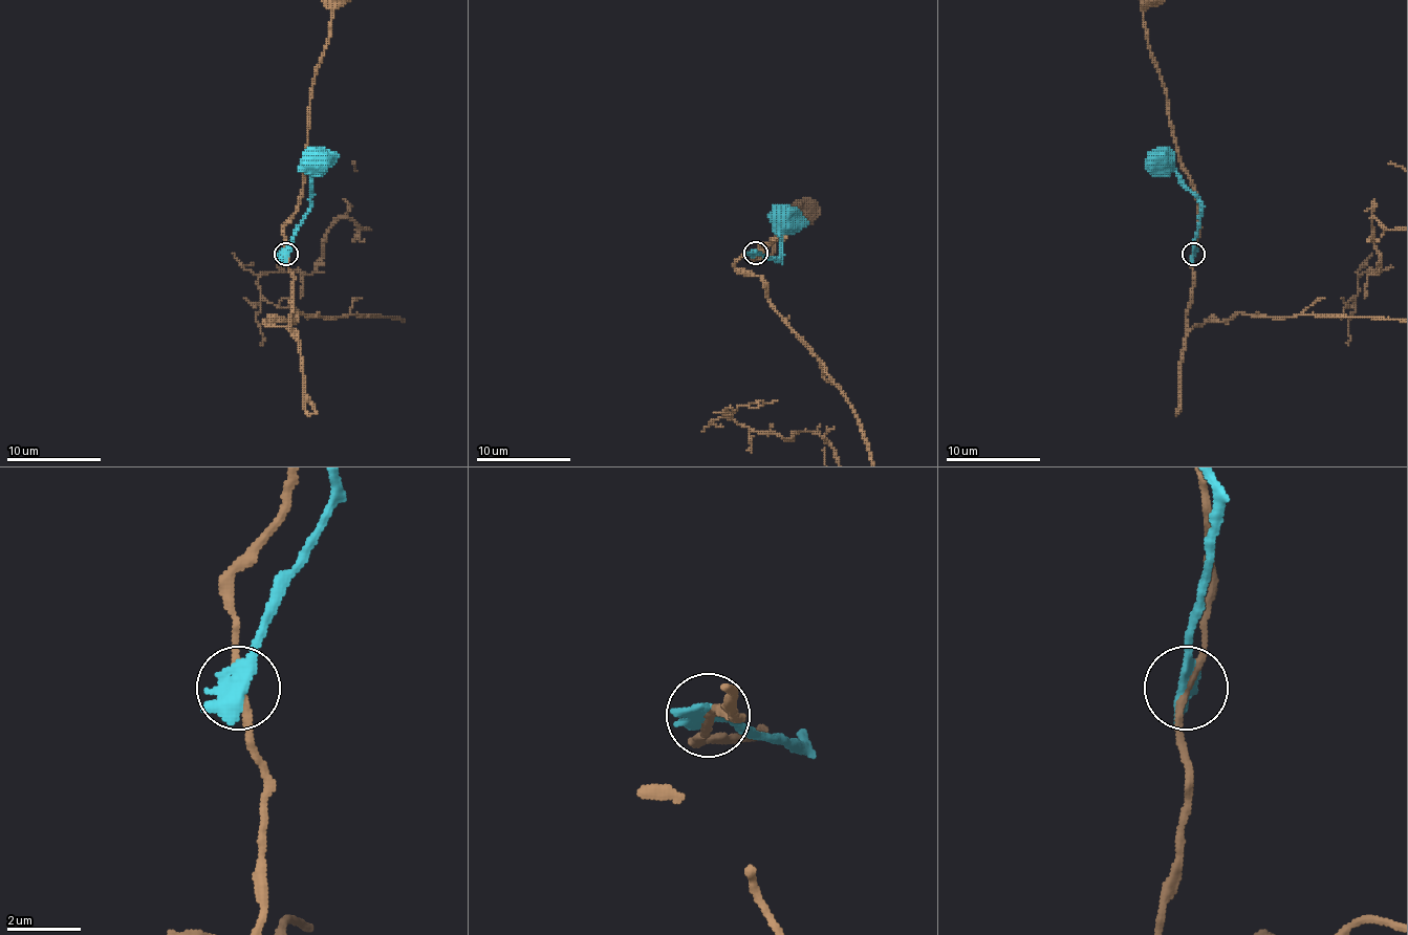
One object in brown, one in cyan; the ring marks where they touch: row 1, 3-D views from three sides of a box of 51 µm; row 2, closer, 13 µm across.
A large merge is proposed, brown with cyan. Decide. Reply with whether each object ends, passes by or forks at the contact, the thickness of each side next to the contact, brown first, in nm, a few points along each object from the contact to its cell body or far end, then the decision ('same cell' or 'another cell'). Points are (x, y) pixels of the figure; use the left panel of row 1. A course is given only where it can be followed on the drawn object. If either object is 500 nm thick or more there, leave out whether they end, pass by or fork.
brown passes by; cyan ends; calibres 200 and 440 nm; course brown (286, 254), (284, 222), (296, 211), (303, 188), (312, 84), (329, 37), (331, 5); course cyan (286, 254), (310, 199), (310, 166), (315, 161), (317, 164); another cell

